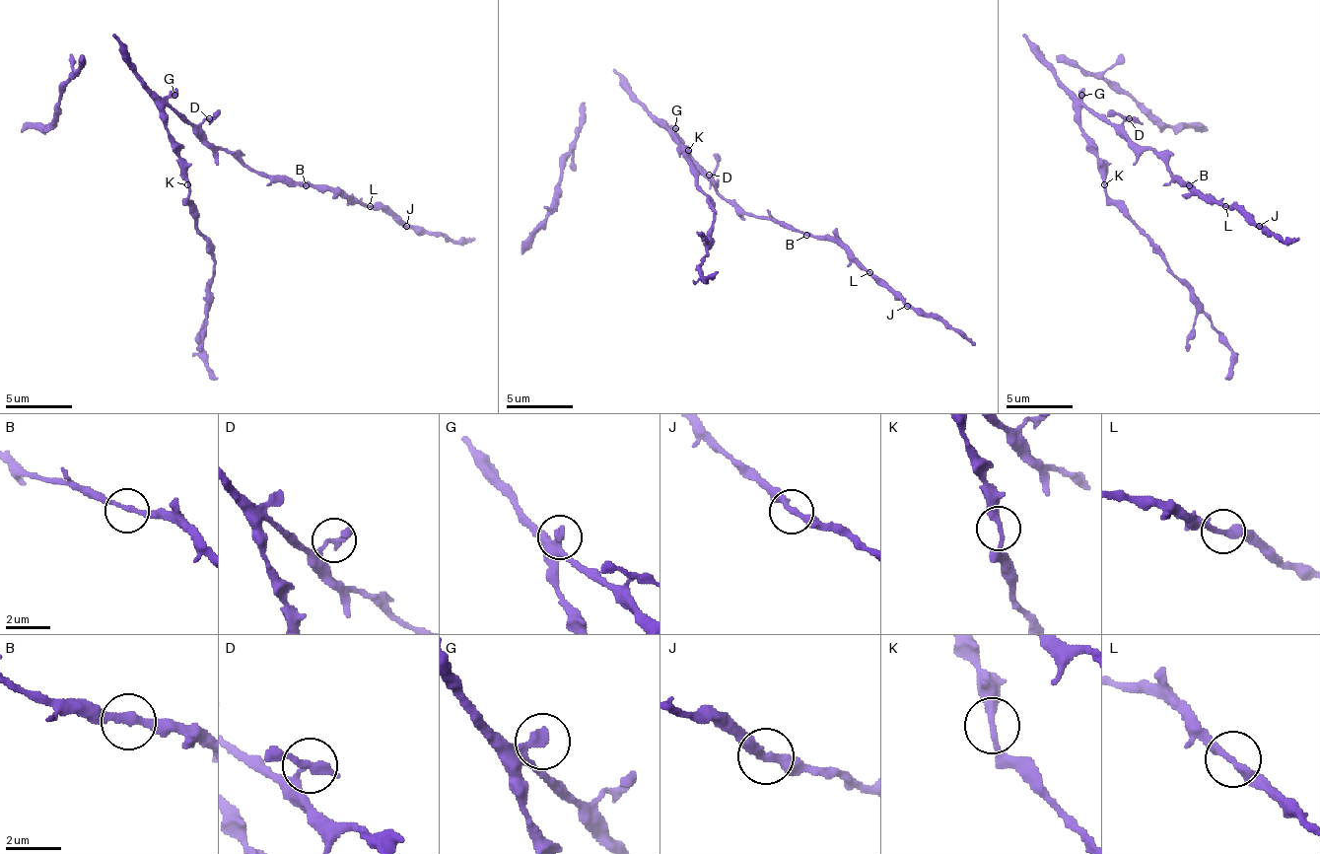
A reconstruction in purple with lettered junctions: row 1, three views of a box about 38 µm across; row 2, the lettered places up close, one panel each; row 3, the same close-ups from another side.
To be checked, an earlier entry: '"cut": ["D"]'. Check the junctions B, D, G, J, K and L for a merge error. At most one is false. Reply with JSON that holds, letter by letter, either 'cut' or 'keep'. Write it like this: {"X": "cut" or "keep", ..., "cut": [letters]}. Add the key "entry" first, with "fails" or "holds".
{"entry": "fails", "B": "keep", "D": "keep", "G": "keep", "J": "keep", "K": "keep", "L": "keep", "cut": []}

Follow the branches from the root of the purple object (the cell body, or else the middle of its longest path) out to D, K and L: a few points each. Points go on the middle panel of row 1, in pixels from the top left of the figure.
D: (692, 155), (709, 175)
K: (692, 155), (665, 128), (689, 151)
L: (692, 155), (692, 165), (739, 208), (752, 215), (766, 215), (786, 222), (813, 235), (830, 235), (869, 272)

